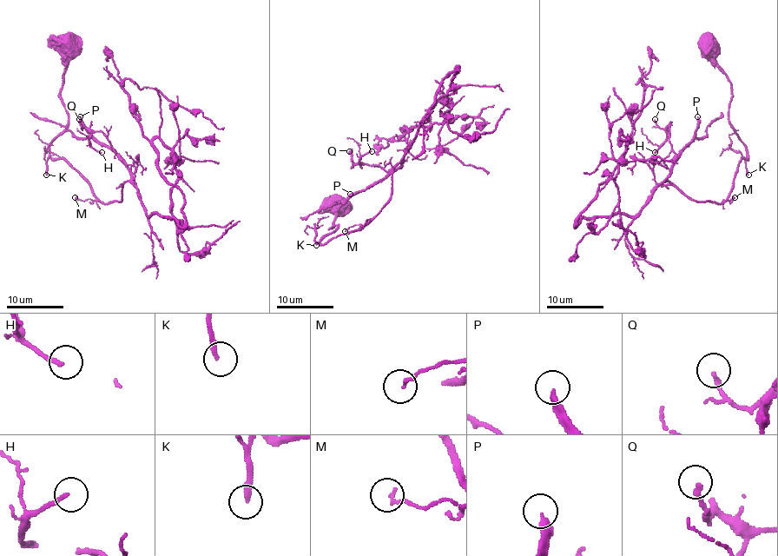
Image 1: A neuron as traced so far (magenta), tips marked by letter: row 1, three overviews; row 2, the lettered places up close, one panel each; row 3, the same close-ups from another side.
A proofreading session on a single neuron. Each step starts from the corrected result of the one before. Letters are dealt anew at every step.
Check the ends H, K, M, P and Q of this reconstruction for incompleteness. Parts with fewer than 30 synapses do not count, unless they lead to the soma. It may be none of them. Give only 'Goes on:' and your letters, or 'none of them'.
Goes on: P

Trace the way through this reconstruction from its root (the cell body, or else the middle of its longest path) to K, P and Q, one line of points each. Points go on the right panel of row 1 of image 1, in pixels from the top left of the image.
K: (710, 46), (708, 56), (726, 75), (731, 86), (728, 123), (746, 145), (746, 172), (748, 175)
P: (710, 46), (730, 82), (728, 123), (747, 156), (720, 203), (691, 201), (667, 181), (697, 116)
Q: (710, 46), (747, 156), (722, 201), (691, 201), (667, 181), (675, 152), (655, 119)

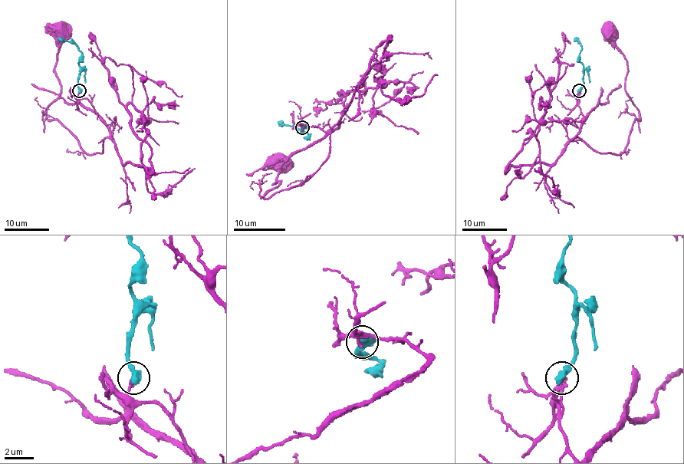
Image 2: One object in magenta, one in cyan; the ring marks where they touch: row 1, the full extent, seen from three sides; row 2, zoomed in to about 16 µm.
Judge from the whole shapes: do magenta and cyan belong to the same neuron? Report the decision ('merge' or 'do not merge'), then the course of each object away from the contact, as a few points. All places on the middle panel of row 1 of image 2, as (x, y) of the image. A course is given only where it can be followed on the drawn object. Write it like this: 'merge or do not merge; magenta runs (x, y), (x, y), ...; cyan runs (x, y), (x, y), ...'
do not merge; magenta runs (302, 127), (332, 131), (337, 125), (328, 159), (304, 183), (264, 198), (278, 185), (281, 164); cyan runs (302, 127), (302, 133), (304, 127), (298, 130), (293, 126), (281, 125), (277, 121)

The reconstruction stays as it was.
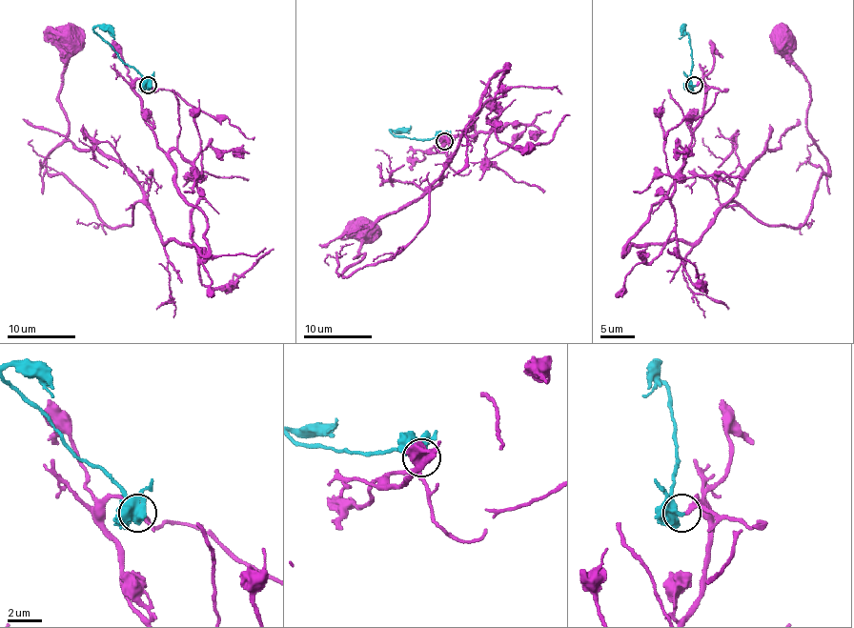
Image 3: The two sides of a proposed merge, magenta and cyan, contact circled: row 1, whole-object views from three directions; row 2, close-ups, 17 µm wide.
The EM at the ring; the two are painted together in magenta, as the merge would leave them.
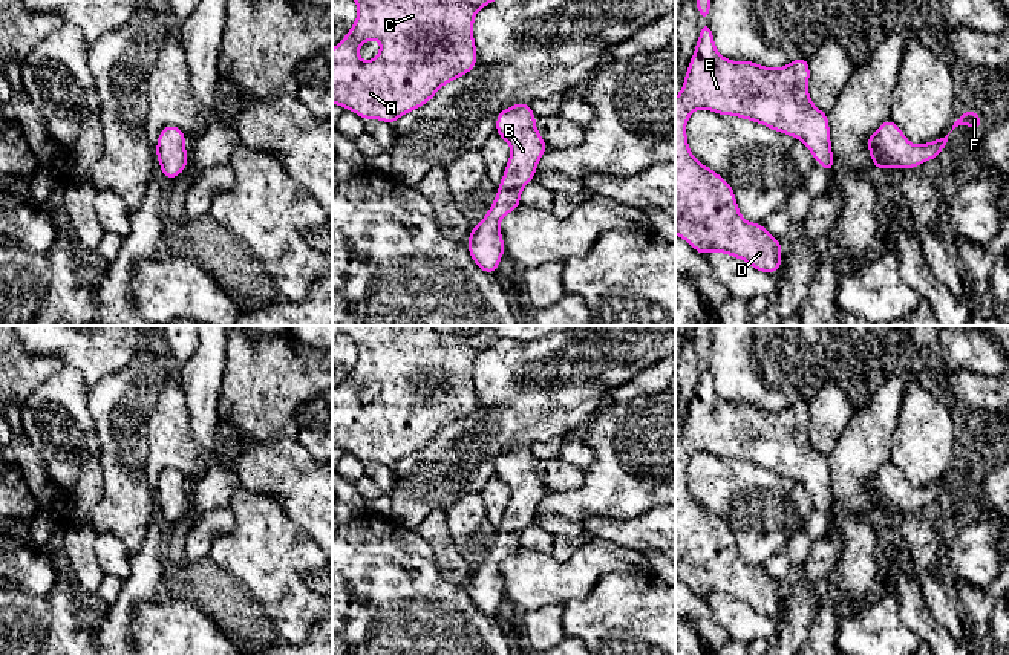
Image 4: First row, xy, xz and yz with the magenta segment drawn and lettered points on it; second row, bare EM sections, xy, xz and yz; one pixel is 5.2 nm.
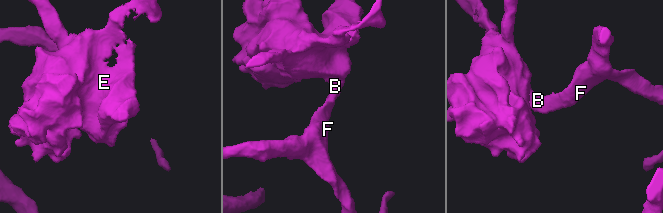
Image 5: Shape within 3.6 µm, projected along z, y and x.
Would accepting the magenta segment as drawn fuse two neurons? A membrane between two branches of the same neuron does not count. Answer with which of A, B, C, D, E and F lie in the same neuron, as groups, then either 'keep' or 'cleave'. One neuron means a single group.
A B C D E F; keep

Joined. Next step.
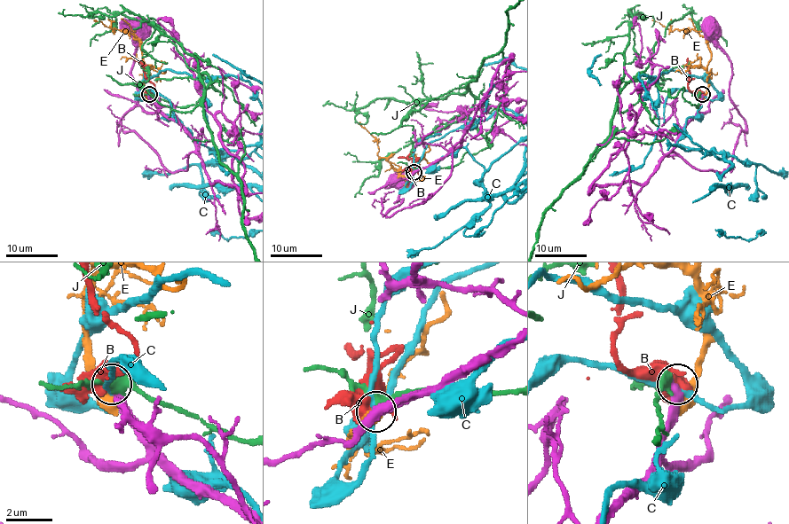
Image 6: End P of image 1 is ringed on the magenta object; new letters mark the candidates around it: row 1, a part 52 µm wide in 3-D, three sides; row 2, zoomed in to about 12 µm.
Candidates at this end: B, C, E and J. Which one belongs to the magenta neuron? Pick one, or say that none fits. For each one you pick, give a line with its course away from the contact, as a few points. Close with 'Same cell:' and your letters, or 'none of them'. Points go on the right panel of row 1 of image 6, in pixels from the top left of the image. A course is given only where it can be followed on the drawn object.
Same cell: none of them

